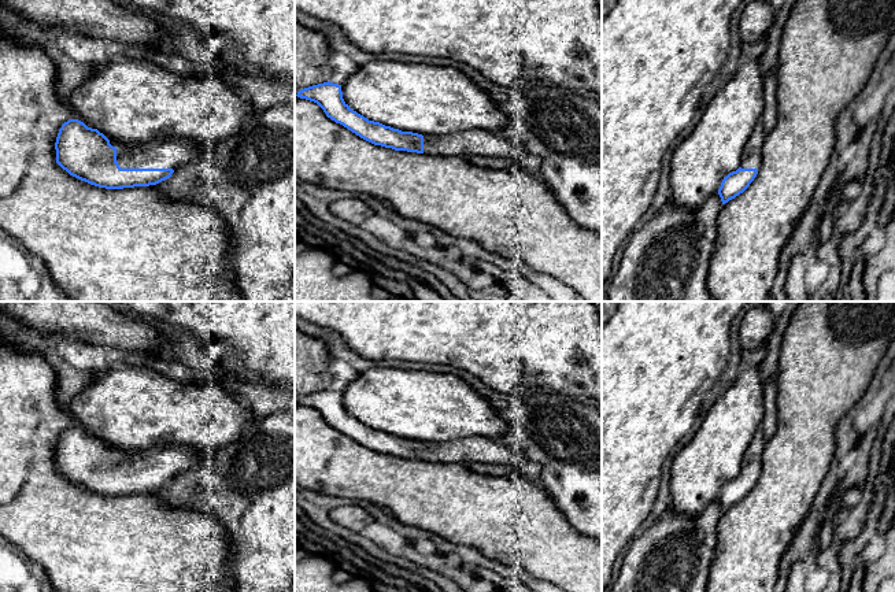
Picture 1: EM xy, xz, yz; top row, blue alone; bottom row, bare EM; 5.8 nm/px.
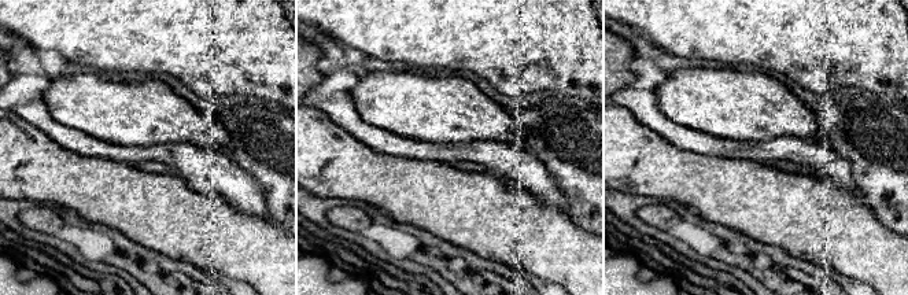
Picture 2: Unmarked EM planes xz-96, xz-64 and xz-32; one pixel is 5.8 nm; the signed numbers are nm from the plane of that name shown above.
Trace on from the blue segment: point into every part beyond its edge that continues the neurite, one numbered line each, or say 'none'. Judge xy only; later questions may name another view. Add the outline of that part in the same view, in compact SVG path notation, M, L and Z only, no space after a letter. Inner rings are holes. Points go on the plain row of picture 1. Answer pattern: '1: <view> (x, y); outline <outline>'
1: xy (170, 461); outline M115 447L117 469L121 476L173 476L195 466L201 456L186 447L151 448L144 452L125 452Z

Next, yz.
1: yz (753, 457); outline M759 428L751 440L747 451L743 456L743 466L740 469L741 476L759 476L762 467L763 448L766 445L766 439L762 428Z

